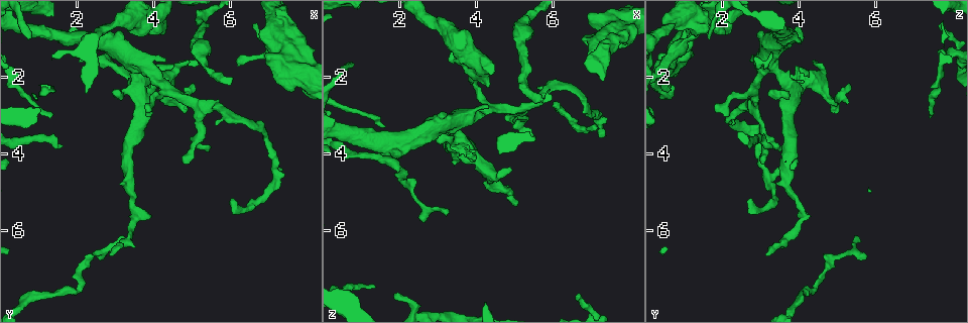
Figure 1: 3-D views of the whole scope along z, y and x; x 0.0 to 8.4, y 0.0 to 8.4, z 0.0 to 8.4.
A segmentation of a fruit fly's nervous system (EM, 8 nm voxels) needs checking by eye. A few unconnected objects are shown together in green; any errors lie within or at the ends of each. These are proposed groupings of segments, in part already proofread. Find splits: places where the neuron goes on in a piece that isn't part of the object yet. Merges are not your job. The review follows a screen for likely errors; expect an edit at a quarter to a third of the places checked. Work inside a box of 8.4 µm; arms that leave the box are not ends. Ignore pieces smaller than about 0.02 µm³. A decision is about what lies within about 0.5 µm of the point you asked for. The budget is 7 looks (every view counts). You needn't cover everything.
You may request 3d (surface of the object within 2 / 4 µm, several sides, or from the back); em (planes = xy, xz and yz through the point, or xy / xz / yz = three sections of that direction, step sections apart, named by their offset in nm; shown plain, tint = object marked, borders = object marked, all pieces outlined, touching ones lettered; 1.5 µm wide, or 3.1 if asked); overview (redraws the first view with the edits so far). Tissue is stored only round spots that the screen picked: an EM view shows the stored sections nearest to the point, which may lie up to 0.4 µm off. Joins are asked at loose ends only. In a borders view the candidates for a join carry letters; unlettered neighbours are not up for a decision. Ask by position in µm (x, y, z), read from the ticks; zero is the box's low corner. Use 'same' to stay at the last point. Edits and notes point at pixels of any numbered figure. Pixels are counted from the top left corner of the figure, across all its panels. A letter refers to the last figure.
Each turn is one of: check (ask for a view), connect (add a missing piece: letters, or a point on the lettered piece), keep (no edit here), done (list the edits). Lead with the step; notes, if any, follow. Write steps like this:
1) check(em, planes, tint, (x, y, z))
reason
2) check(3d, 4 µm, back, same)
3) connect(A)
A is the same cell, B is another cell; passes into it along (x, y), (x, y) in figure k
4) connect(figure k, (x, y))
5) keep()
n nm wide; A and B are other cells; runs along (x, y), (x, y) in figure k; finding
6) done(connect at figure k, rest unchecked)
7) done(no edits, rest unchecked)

check(em, planes, plain, (1.95, 1.35, 7.65))
an open end

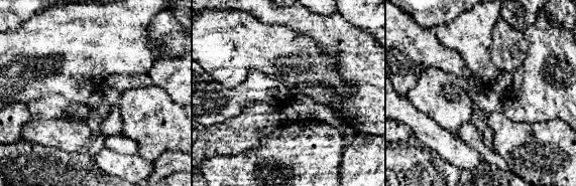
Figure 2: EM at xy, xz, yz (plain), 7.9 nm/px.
check(em, planes, tint, same)

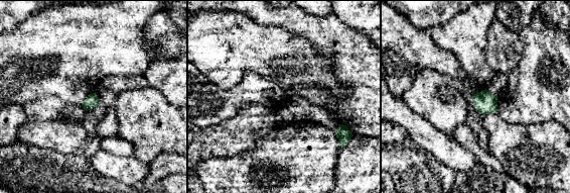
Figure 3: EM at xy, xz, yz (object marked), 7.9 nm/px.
check(em, planes, borders, same)
what lies round it

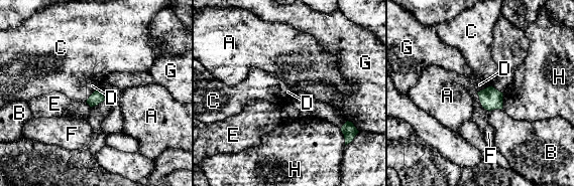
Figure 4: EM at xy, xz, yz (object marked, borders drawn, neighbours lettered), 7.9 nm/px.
keep()
A, B, C, D, E, F, G and H are other cells; no lettered piece goes on from it

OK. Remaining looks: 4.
check(3d, 4 µm, (4.35, 0.75, 2.25))

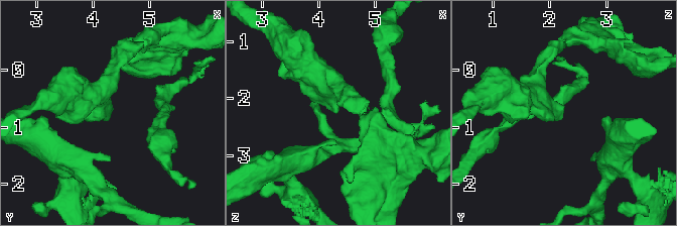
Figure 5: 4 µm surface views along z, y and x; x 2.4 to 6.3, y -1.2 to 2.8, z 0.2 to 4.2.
check(em, planes, borders, (4.35, 0.75, 2.25))
need the tissue

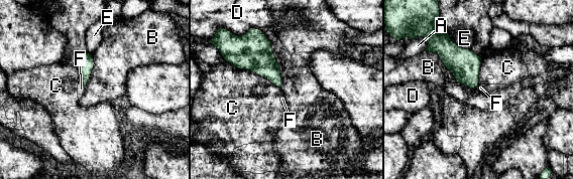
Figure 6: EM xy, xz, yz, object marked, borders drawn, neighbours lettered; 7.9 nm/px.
keep()
A, B, C, D, E and F are other cells; border along (425, 49), (457, 81), (476, 86) in figure 6; none of them fits

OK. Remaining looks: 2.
check(em, planes, borders, (3.30, 6.20, 5.60))
thin end

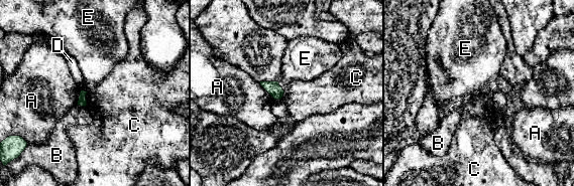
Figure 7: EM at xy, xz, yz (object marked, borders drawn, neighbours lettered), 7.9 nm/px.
keep()
70 nm wide; A, B, C, D and E are other cells; border along (88, 91), (85, 106) in figure 7; no lettered piece goes on from it

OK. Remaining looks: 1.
done(no edits, rest unchecked)

